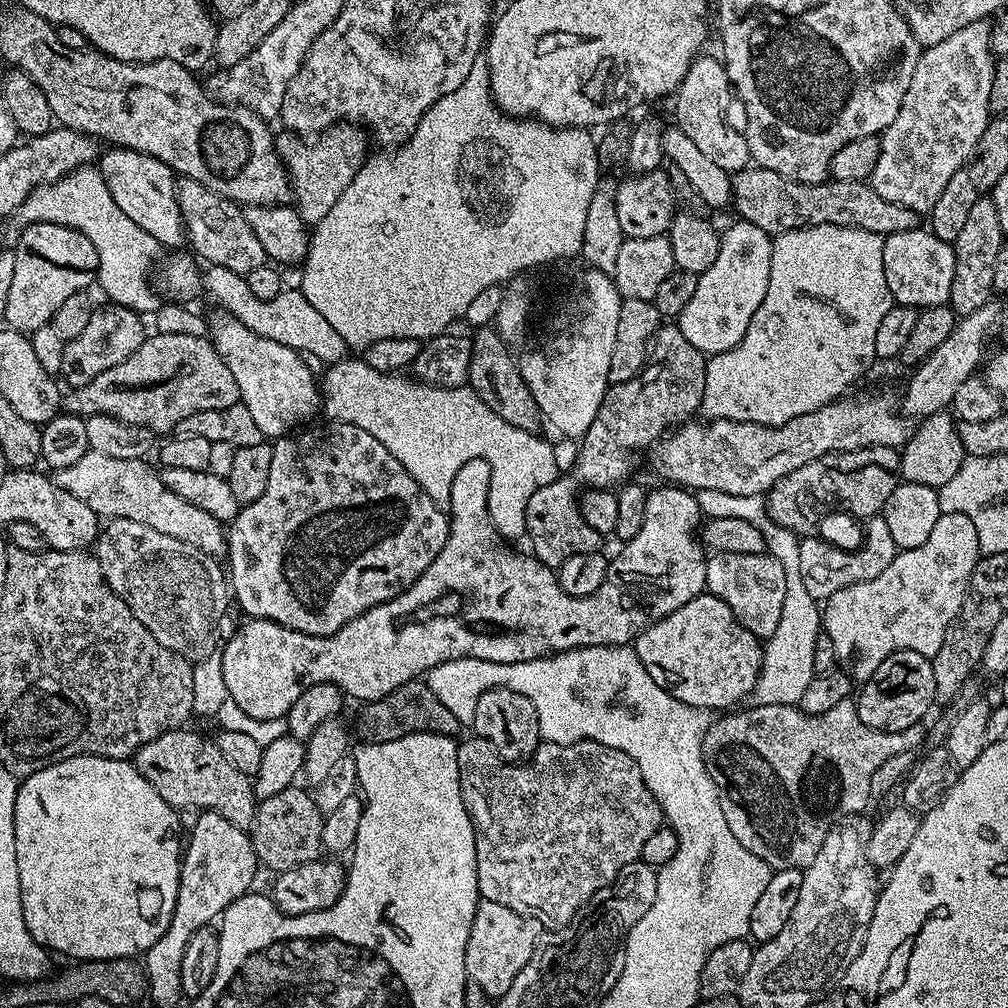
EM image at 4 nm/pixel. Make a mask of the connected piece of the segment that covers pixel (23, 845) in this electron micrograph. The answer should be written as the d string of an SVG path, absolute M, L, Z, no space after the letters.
M75 756L62 762L54 762L19 781L14 802L14 850L18 858L18 882L20 883L20 914L26 918L26 930L49 953L68 952L69 961L127 960L133 954L148 951L170 926L174 906L178 898L178 882L182 863L182 840L176 837L180 824L176 821L177 809L170 807L160 797L158 790L142 778L131 759L115 760L105 756Z

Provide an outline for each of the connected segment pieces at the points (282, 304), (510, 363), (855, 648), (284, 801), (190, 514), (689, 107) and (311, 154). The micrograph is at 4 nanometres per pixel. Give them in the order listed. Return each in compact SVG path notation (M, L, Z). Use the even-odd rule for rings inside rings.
M218 266L205 269L202 276L202 290L205 297L208 296L221 306L219 308L221 311L242 322L247 329L260 337L290 346L309 357L314 356L326 366L336 364L347 357L347 337L338 334L338 330L334 329L334 326L331 326L314 306L311 306L304 292L300 290L284 290L277 298L270 300L256 298L251 293L247 277Z
M495 327L477 328L471 333L472 353L470 354L470 374L467 387L474 389L478 398L498 414L498 418L506 418L510 426L518 426L518 430L539 433L542 417L538 410L538 402L534 402L534 394L526 386L520 364L512 357L513 349L505 344Z
M941 514L938 522L934 522L930 538L922 542L922 546L897 551L894 562L890 562L878 578L846 586L846 590L838 590L829 596L822 604L822 632L830 638L830 642L834 642L837 665L853 681L863 682L871 678L874 670L878 670L878 666L882 666L882 662L898 650L914 650L929 658L938 654L938 650L942 650L942 638L946 638L946 630L950 622L954 622L966 598L970 574L974 574L974 566L981 555L974 522L970 522L966 514Z
M298 786L288 787L273 797L261 799L256 805L256 815L250 829L257 861L279 874L321 859L324 852L324 818L325 813L320 811L315 795L311 791L303 792Z
M90 450L82 454L74 466L55 469L54 479L59 488L74 494L74 498L82 498L101 518L130 518L130 522L142 522L142 526L151 526L158 534L170 534L170 538L194 546L209 558L223 557L228 551L225 525L174 494L163 484L161 473L144 460L110 458L110 454Z
M707 54L697 56L686 70L686 78L682 78L680 87L674 93L675 123L717 166L722 166L722 170L735 174L749 167L752 155L743 131L739 127L731 128L724 117L724 99L727 96L730 96L730 85L723 59L716 57L715 60Z
M347 122L334 124L323 134L315 137L316 144L303 144L303 139L288 138L283 145L279 145L280 159L288 170L290 188L294 193L294 207L300 213L305 224L315 226L342 198L342 190L354 182L354 174L364 165L370 155L370 140L357 125Z

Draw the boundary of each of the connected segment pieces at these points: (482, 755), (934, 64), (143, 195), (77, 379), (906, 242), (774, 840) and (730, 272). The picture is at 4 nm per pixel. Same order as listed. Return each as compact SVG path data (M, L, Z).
M472 734L469 737L469 740L461 739L457 743L456 749L460 763L462 798L472 819L476 835L476 865L478 866L478 890L481 900L510 906L510 910L523 916L529 916L531 920L535 920L541 926L547 926L547 924L571 925L581 909L591 901L598 890L607 888L620 877L622 866L641 859L645 843L665 823L664 811L656 801L655 794L646 786L646 782L642 778L642 770L634 762L634 758L630 758L630 754L622 754L622 750L614 750L614 746L602 746L602 742L593 740L579 740L573 744L542 742L536 747L536 753L527 762L509 762L503 760L494 750L494 746L490 746L490 742L486 742L481 736Z
M987 19L974 20L962 26L962 30L954 30L950 38L942 38L942 42L921 51L906 98L902 98L902 106L898 106L894 122L890 122L886 131L879 135L880 153L878 162L874 162L870 183L886 202L894 202L917 214L931 213L934 202L938 202L942 190L946 190L946 182L950 182L950 178L954 178L957 170L968 161L974 146L978 146L978 138L982 138L982 130L986 130L996 62L992 50L992 24Z
M112 146L107 150L109 152L105 156L103 153L99 157L98 170L106 182L106 190L110 190L110 198L114 198L114 202L118 202L119 208L122 209L122 214L126 214L126 218L131 218L136 225L142 226L142 230L146 230L146 234L150 234L150 238L154 238L157 245L164 247L165 244L168 248L176 248L180 243L183 242L184 244L186 233L183 216L179 210L178 180L171 166L158 158L147 156L144 152L136 152L132 148Z
M108 302L105 305L105 308L93 307L90 322L82 329L82 334L65 343L59 375L65 380L65 385L68 383L69 389L86 386L92 379L97 378L102 370L110 370L110 366L126 362L145 340L146 331L143 322L140 321L143 320L141 313L121 304Z
M923 226L892 232L884 237L882 270L886 274L886 286L897 305L923 310L948 304L950 282L954 282L954 247Z
M852 698L838 702L838 706L826 710L826 714L813 716L790 704L766 706L753 703L751 707L741 707L713 719L702 742L702 758L720 795L722 814L726 814L730 834L773 870L808 868L818 850L822 850L822 842L826 842L826 834L832 825L839 824L845 816L865 811L864 807L873 799L870 778L874 770L878 770L882 762L894 758L894 754L916 752L919 744L923 745L926 740L923 723L906 726L906 730L897 732L883 732L874 730L874 726L866 726L866 722L858 718L856 701Z
M739 218L720 233L718 258L714 258L714 266L710 270L699 273L696 277L694 298L686 302L686 310L678 318L678 326L682 330L686 342L694 346L705 357L717 356L742 342L746 338L746 330L750 330L750 318L762 306L762 298L766 298L766 286L770 286L770 262L772 261L773 237L762 226L754 226L754 222L746 222Z

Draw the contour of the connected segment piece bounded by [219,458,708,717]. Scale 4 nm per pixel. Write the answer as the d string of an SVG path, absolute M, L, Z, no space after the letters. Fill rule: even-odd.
M472 458L470 462L466 462L466 466L462 466L462 470L458 470L458 474L454 476L454 482L451 486L452 507L450 509L446 546L442 546L442 550L438 550L438 558L434 558L434 562L430 562L430 566L426 566L426 570L402 594L398 594L394 598L390 598L386 602L382 602L378 606L366 610L361 616L354 618L346 626L342 626L342 630L338 630L333 636L302 634L298 630L290 630L278 622L253 620L251 618L245 619L243 621L245 624L229 638L228 645L224 648L224 653L222 653L223 648L219 653L219 656L221 655L220 676L224 679L224 688L226 690L224 692L226 696L235 700L238 706L248 715L258 717L287 717L290 706L294 706L294 702L302 695L302 690L315 684L333 684L340 688L345 697L352 699L353 696L354 699L360 700L359 702L367 702L369 700L377 700L378 698L386 698L386 694L398 690L398 686L423 677L434 666L438 666L442 662L461 660L467 656L485 660L486 662L509 664L510 662L537 660L543 656L550 656L553 652L569 652L571 648L614 646L615 644L628 646L635 641L636 637L645 628L650 627L654 621L666 618L666 614L674 614L674 610L678 610L678 606L686 606L686 602L690 602L695 596L701 595L705 591L704 583L706 582L708 556L706 555L703 543L697 537L696 540L692 537L695 532L697 535L698 529L702 524L702 517L696 497L689 489L679 486L660 486L664 488L655 489L653 487L649 491L646 498L646 519L642 522L642 530L638 530L638 534L634 534L634 538L626 541L626 548L628 548L628 580L609 578L602 582L602 586L598 586L598 590L594 594L590 594L589 596L571 596L570 594L566 594L566 590L562 590L560 577L553 569L546 567L535 556L531 554L523 556L522 553L515 552L512 549L515 547L502 542L501 537L496 531L496 527L492 524L492 519L488 517L488 491L490 490L491 477L492 471L490 470L490 464L482 458Z

